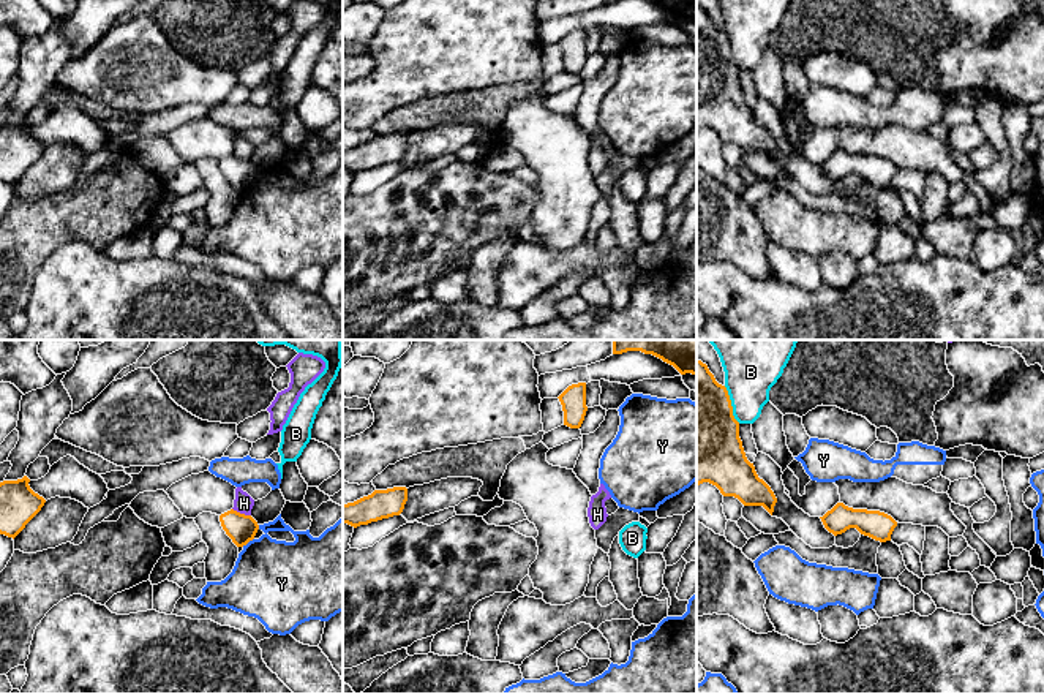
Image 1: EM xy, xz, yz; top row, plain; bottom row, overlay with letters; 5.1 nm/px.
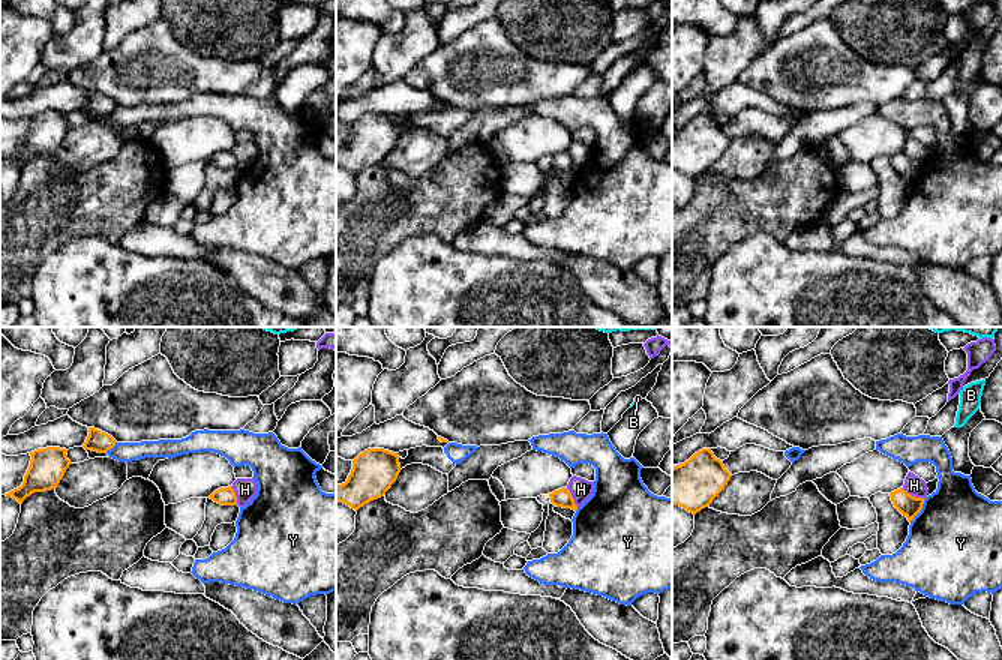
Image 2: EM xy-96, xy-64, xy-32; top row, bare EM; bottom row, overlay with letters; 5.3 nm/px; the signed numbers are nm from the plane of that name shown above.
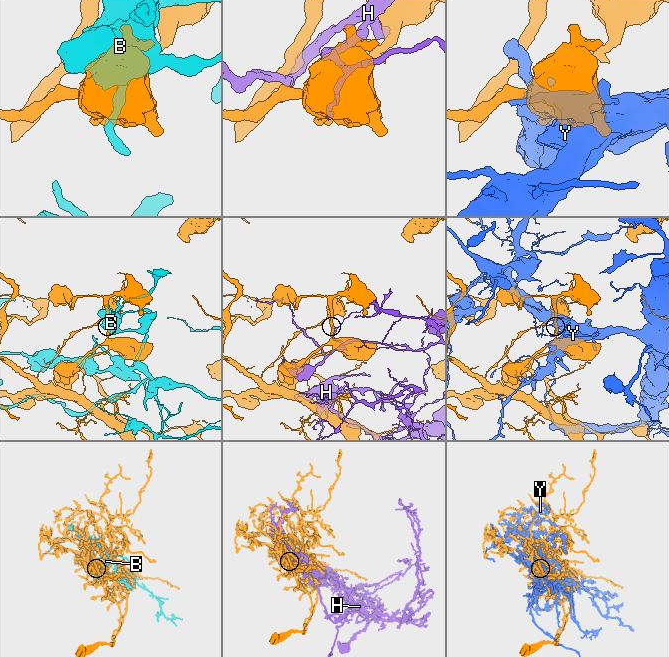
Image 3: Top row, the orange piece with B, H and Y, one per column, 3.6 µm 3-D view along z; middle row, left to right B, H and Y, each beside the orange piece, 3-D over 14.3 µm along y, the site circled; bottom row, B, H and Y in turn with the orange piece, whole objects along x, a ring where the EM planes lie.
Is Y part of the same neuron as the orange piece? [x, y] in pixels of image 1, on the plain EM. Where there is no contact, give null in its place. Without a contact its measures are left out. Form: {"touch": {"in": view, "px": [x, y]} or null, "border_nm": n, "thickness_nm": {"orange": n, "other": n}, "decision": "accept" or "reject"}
{"touch": {"in": "xy", "px": [247, 188]}, "border_nm": 80, "thickness_nm": {"orange": 150, "other": 420}, "decision": "reject"}

